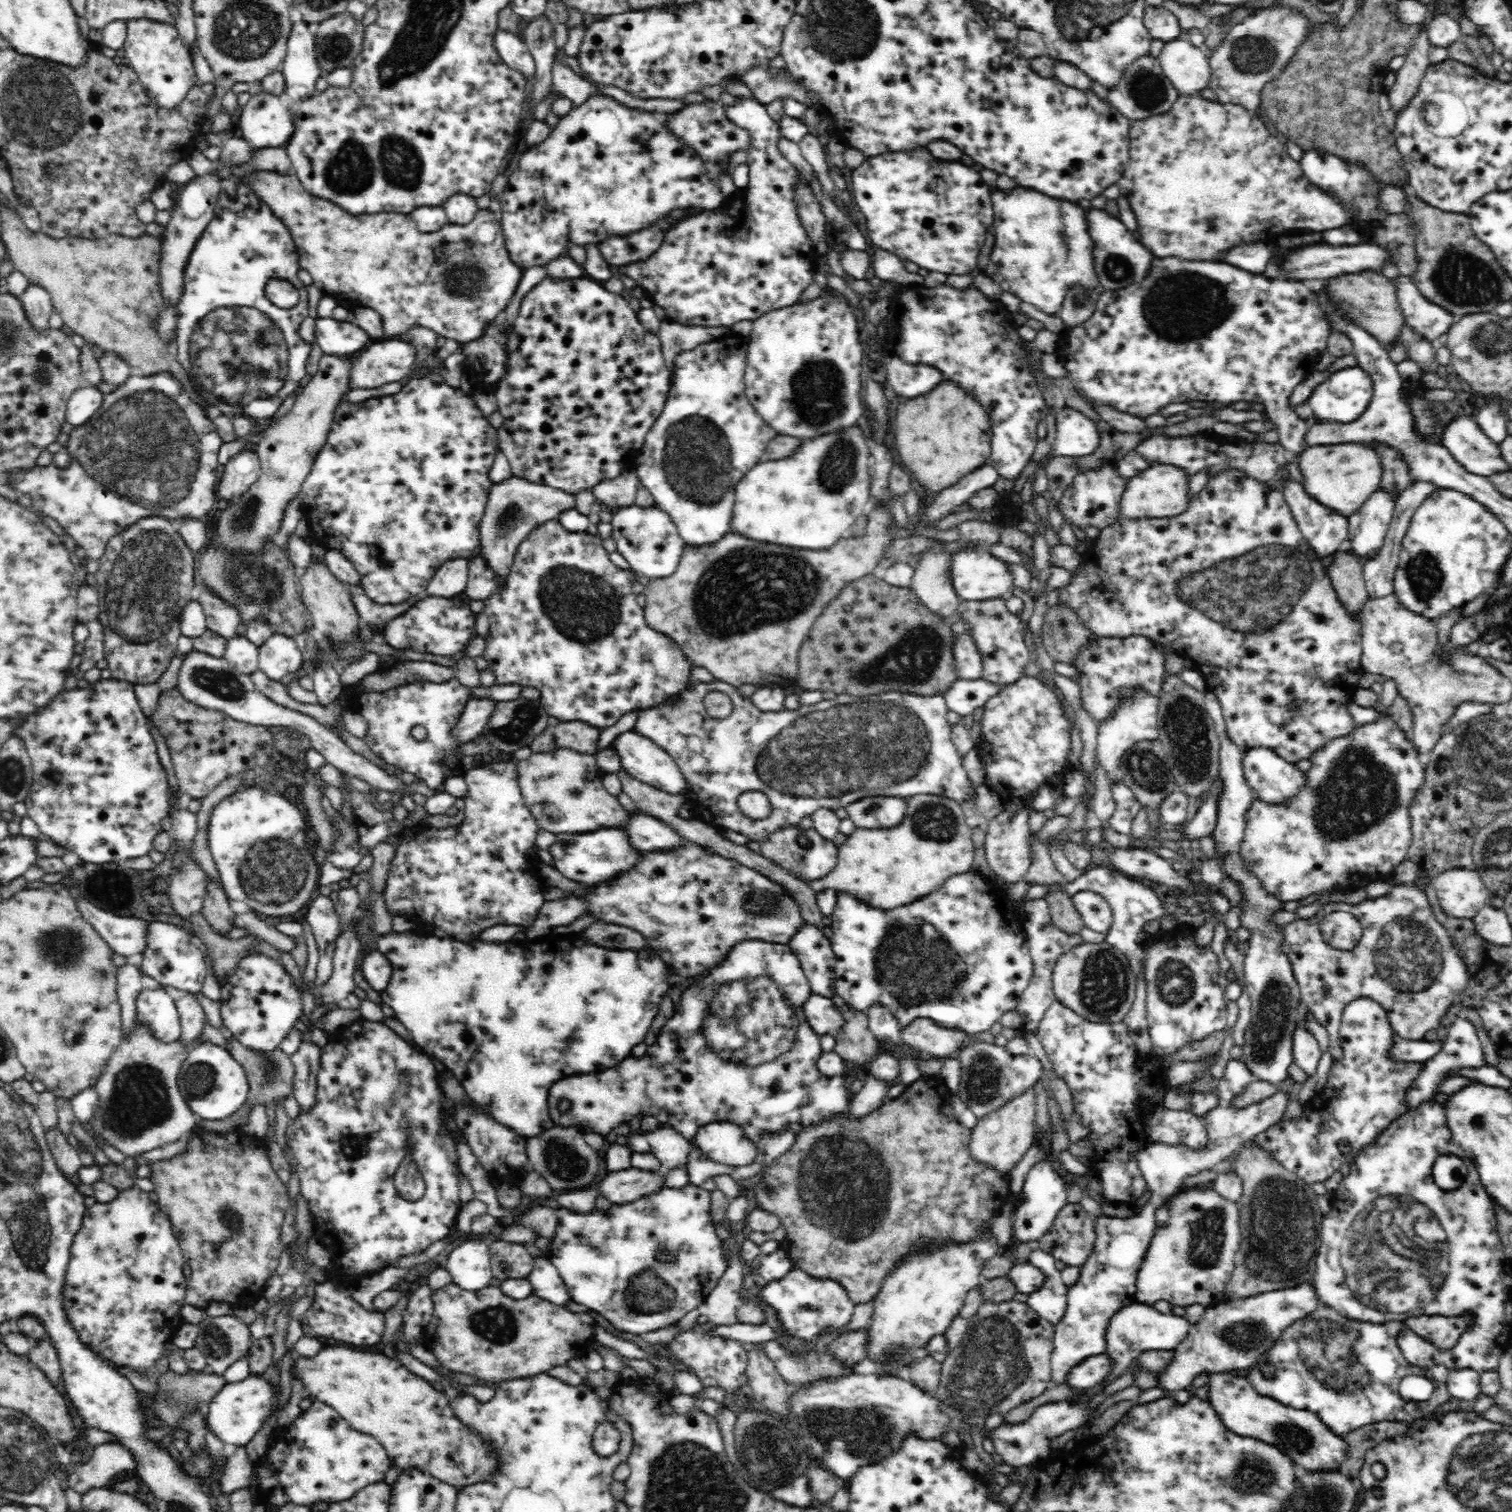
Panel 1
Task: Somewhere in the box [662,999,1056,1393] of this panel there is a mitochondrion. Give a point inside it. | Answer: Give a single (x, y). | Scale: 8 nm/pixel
(844, 1190)

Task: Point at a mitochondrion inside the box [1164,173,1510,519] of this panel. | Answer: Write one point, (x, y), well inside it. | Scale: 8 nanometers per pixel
(1458, 276)

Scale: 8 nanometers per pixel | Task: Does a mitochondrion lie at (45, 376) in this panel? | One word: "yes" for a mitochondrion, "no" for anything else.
yes

